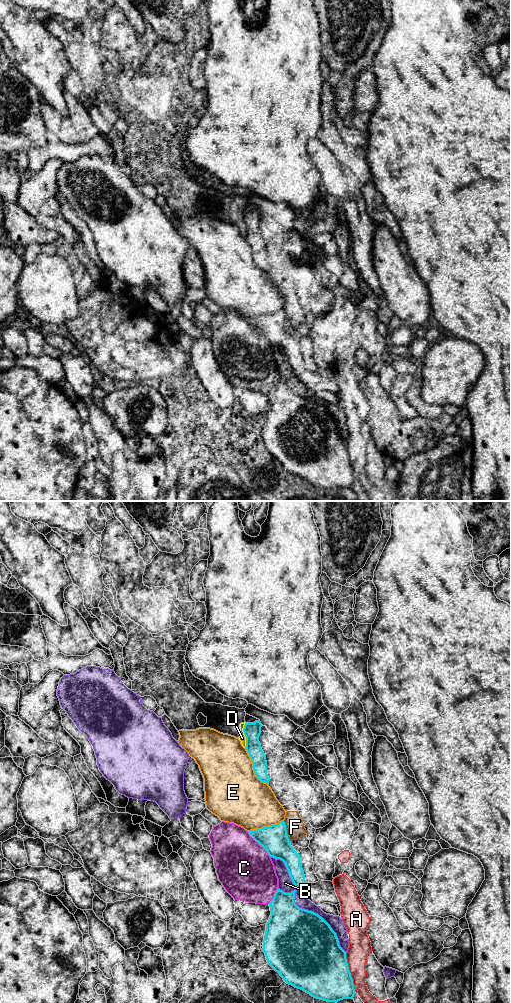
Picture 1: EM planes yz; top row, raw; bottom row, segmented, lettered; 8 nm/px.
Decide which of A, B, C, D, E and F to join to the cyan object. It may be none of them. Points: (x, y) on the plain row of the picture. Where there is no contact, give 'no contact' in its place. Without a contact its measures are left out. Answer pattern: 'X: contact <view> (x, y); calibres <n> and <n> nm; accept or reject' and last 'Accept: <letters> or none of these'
A: contact yz (349, 460); calibres 460 and 180 nm; reject
B: contact yz (298, 395); calibres 500 and 120 nm; reject
C: contact yz (259, 332); calibres 220 and 440 nm; reject
D: contact yz (244, 222); calibres 140 and 60 nm; reject
E: contact yz (253, 256); calibres 130 and 440 nm; reject
F: contact yz (286, 319); calibres 220 and 150 nm; reject
Accept: none of these

